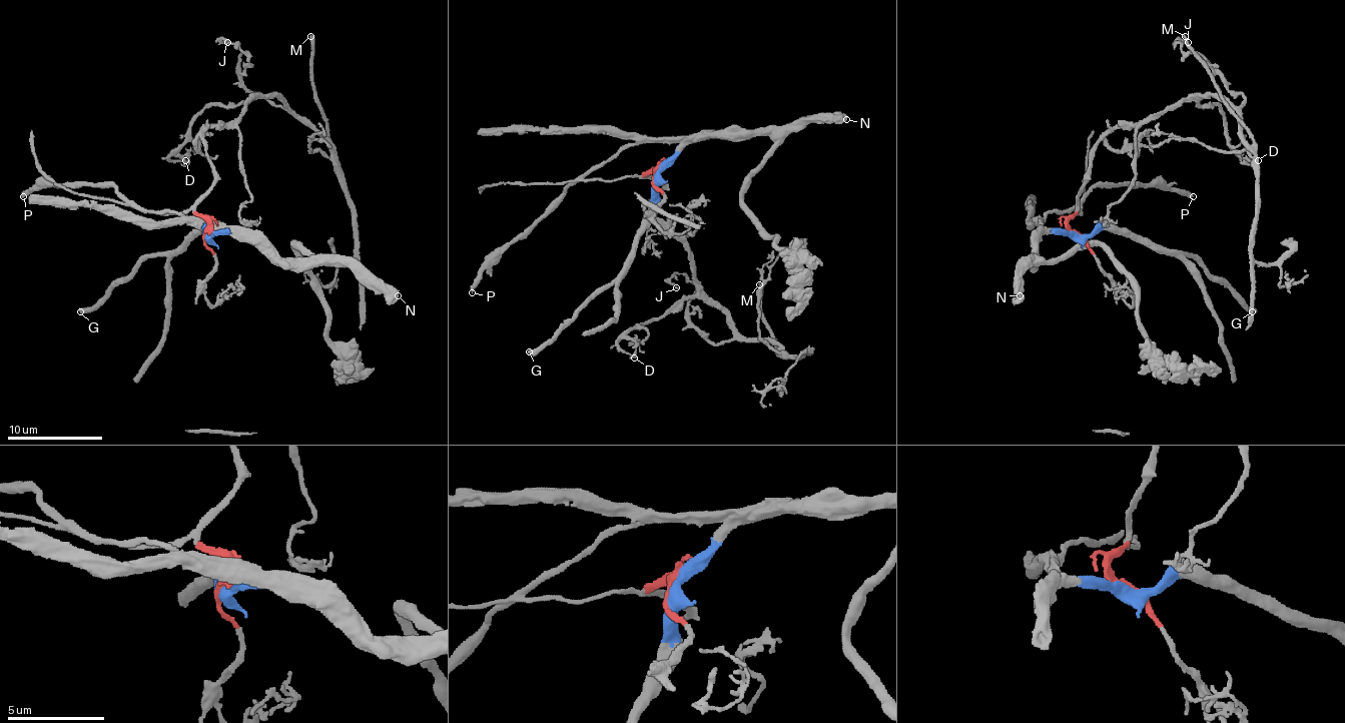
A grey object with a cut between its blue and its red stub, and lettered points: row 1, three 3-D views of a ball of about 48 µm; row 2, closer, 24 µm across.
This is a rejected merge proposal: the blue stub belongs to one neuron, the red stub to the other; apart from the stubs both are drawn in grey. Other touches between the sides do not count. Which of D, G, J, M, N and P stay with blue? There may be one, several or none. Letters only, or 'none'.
G, N, P

